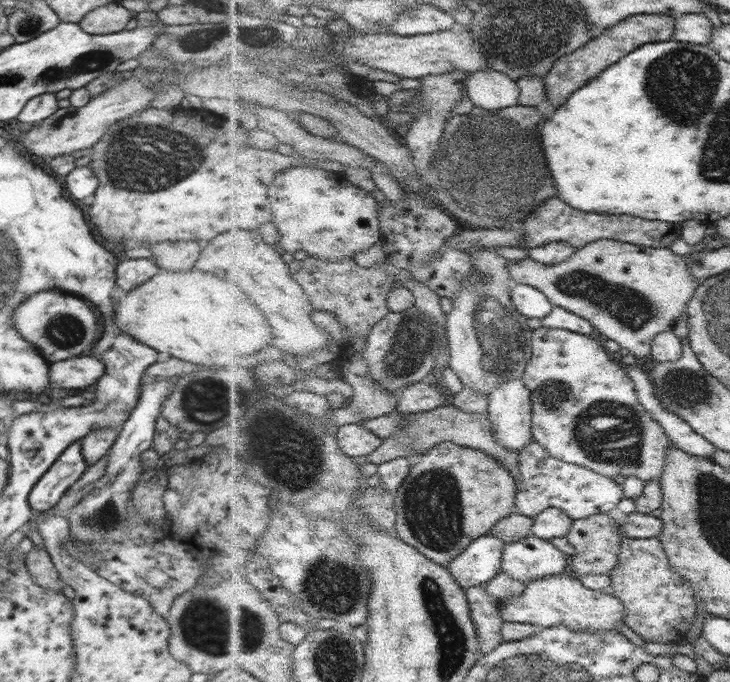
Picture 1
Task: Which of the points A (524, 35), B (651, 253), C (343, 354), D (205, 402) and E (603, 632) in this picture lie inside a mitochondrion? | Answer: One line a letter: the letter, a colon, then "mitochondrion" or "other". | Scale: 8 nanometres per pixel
A: mitochondrion
B: other
C: other
D: mitochondrion
E: other

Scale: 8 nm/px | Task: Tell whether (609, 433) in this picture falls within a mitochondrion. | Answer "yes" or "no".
yes

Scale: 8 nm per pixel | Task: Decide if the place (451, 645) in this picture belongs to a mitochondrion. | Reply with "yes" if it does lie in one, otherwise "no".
yes

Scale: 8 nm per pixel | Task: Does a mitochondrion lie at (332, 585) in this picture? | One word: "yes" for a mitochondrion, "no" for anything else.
yes

